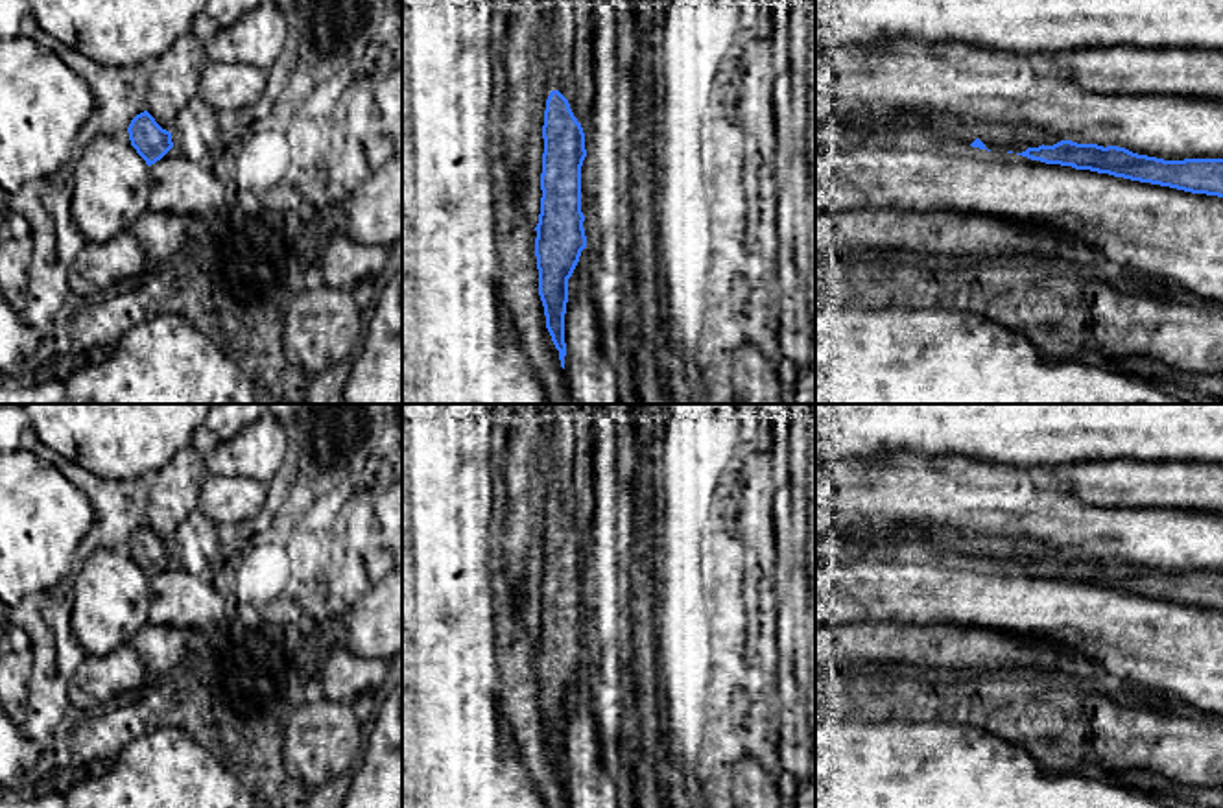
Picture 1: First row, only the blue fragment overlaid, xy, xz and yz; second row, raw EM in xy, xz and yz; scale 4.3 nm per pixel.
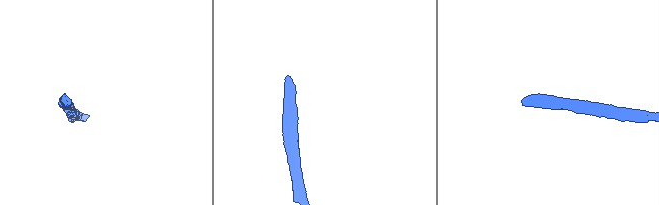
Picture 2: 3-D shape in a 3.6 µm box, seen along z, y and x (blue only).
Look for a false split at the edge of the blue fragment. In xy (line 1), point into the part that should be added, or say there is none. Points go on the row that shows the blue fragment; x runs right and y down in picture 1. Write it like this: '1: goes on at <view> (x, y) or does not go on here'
1: does not go on here

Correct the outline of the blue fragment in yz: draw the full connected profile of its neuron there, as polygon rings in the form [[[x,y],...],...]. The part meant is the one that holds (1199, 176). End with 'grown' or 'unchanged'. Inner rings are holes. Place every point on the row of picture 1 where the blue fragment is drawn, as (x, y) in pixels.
[[[1072,140],[1027,148],[1016,155],[1046,164],[1072,166],[1075,170],[1090,170],[1192,194],[1223,197],[1223,159],[1164,160],[1138,155],[1118,146],[1103,148]]]; unchanged

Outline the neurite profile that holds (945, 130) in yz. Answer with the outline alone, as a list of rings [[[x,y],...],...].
[[[935,116],[922,120],[930,129],[933,129],[948,144],[957,144],[959,148],[970,146],[980,138],[991,151],[1013,151],[1022,153],[1027,148],[1053,146],[1064,138],[1050,135],[1048,131],[1031,124],[983,124],[978,127],[957,125],[954,122],[941,122]]]

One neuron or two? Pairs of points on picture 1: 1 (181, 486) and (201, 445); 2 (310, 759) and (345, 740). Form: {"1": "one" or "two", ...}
{"1": "two", "2": "one"}

